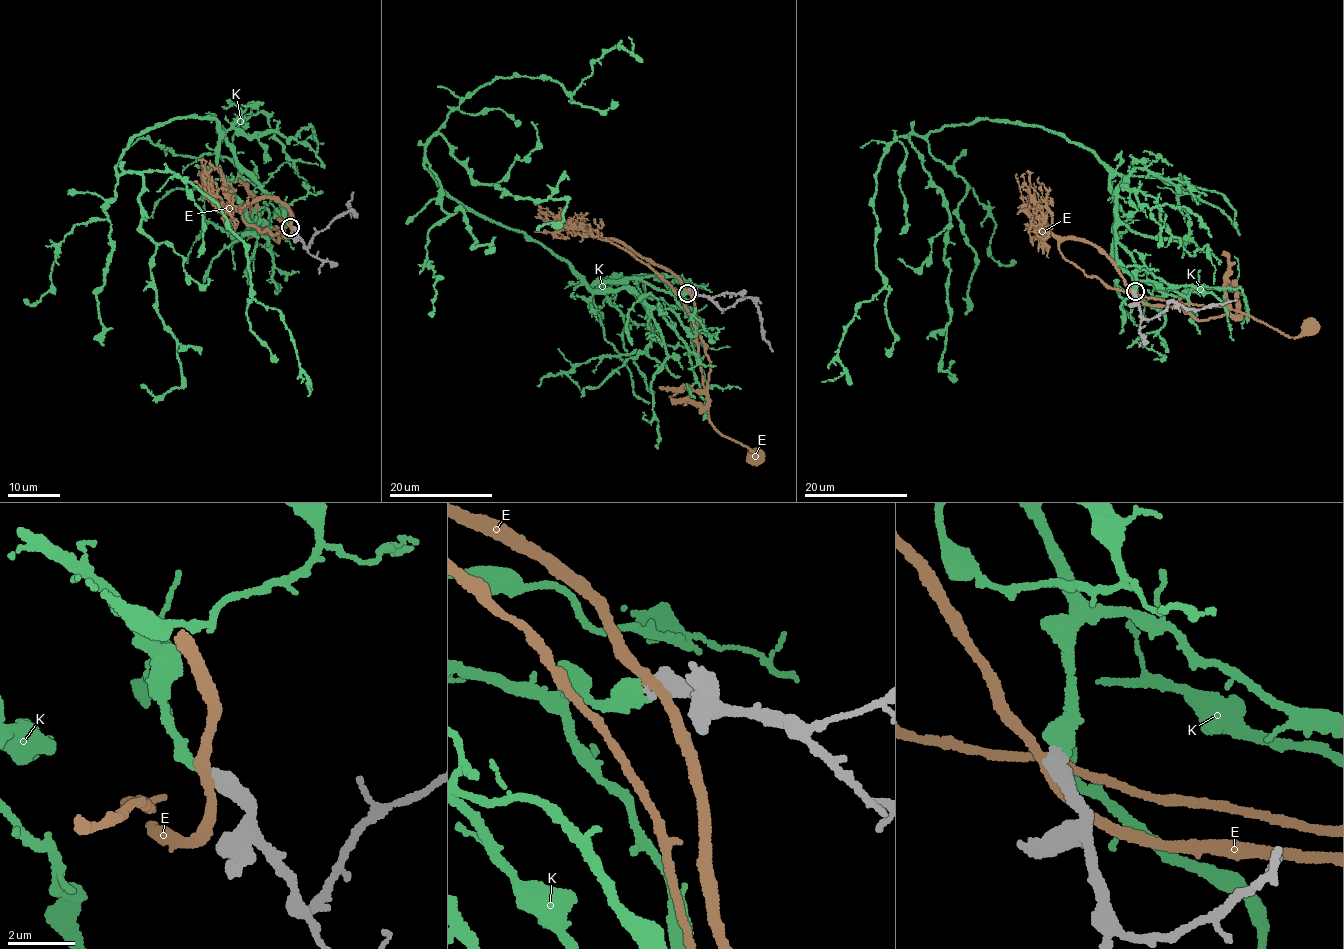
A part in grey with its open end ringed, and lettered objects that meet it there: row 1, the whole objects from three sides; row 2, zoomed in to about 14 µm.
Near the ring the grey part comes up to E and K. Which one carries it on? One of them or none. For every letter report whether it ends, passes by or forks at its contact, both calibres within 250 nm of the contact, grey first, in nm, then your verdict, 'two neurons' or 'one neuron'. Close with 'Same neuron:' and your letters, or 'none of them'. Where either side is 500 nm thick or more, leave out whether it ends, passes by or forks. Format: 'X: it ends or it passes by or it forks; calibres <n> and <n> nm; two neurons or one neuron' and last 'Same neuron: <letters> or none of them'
E: calibres 550 and 260 nm; two neurons
K: calibres 500 and 400 nm; one neuron
Same neuron: K

